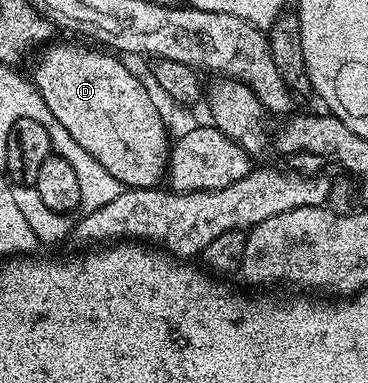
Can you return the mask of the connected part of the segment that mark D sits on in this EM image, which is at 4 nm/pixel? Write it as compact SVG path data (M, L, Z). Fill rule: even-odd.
M56 40L39 51L40 59L32 74L30 73L30 80L36 86L36 91L46 101L54 118L66 128L66 132L70 132L78 140L78 144L82 144L124 188L137 190L159 187L166 178L170 149L170 137L168 138L168 130L164 127L164 118L160 115L159 108L152 103L147 88L119 62L121 59L115 53L105 52L88 44L80 45L84 46Z

